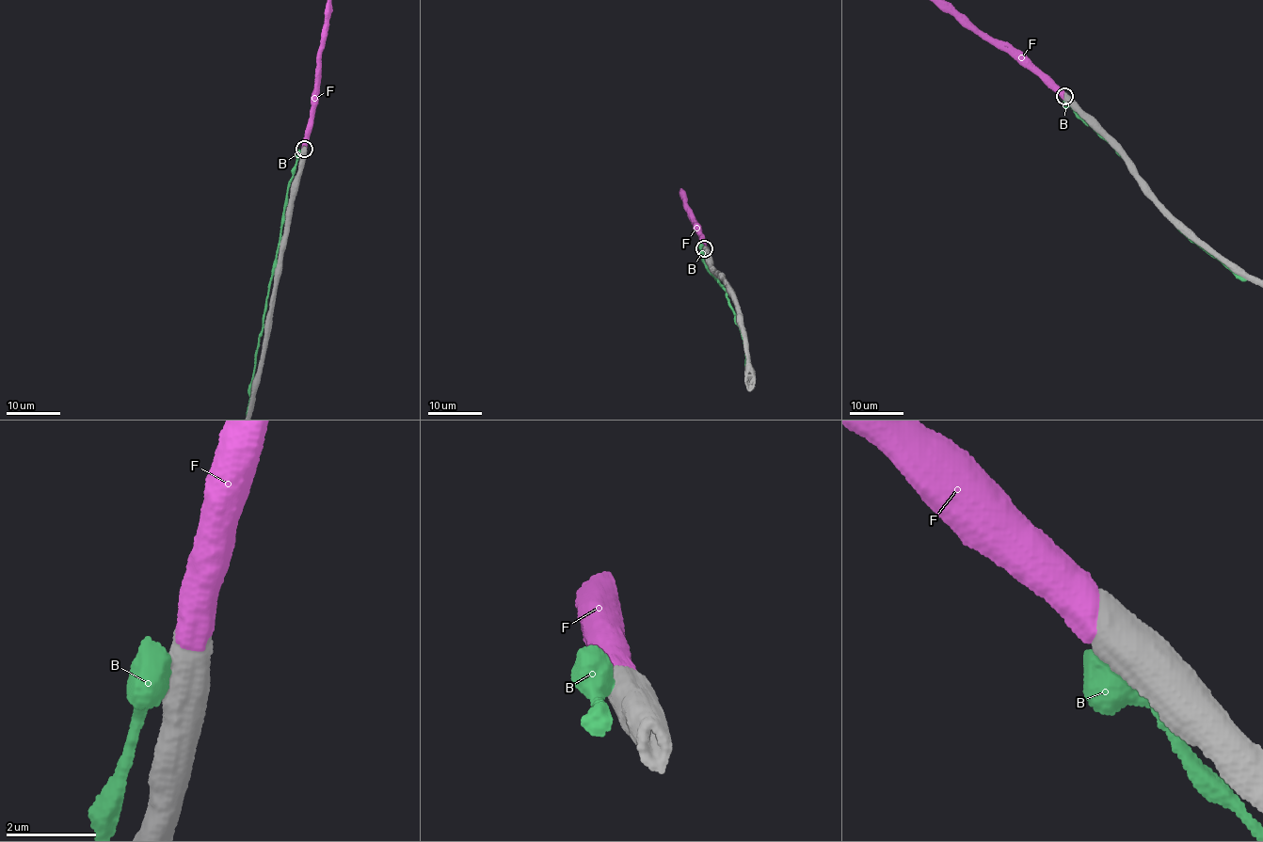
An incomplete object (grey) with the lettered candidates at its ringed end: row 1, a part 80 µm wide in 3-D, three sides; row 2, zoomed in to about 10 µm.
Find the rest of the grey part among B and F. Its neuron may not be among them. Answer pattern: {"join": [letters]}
{"join": ["F"]}

